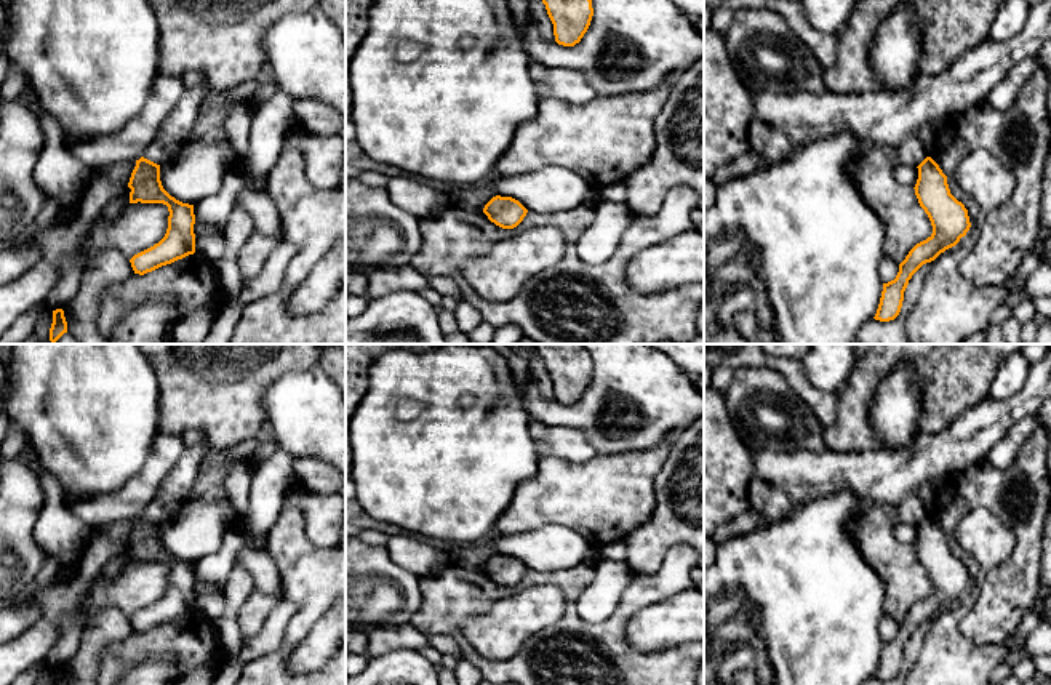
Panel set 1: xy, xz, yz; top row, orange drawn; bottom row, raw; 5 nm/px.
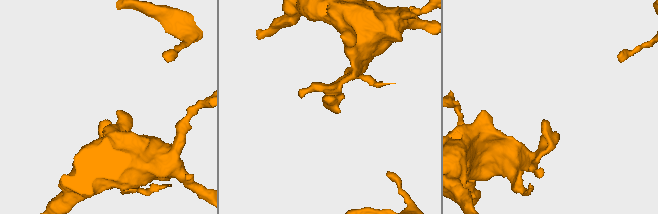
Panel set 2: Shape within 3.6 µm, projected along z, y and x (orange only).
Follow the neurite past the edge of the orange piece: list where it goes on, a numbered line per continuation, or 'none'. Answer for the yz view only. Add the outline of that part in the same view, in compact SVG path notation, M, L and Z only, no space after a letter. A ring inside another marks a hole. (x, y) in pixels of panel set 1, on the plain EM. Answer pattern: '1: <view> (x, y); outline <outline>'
none

